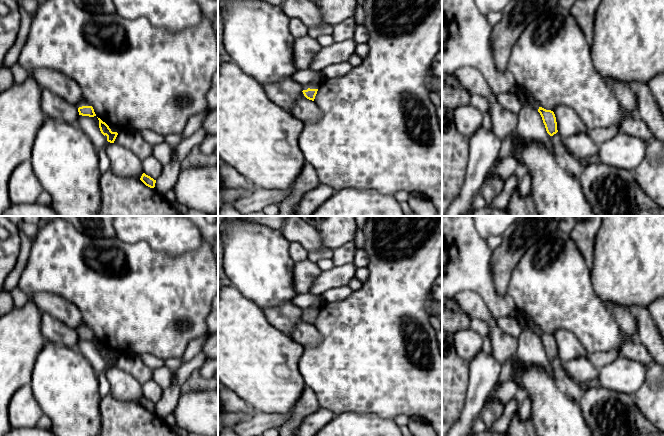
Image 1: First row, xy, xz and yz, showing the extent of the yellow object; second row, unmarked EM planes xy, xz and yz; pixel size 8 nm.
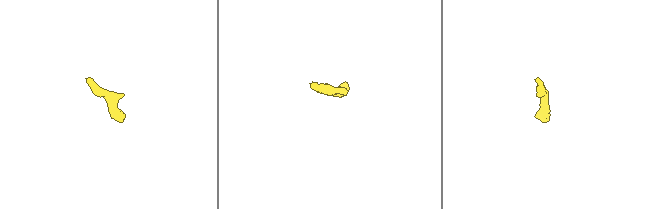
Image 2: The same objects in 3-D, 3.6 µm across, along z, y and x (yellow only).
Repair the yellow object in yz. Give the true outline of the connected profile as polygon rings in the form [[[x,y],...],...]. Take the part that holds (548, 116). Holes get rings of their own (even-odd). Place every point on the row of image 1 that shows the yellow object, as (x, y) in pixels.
[[[518,88],[518,89],[520,91],[523,102],[530,105],[540,113],[547,133],[550,136],[556,134],[558,130],[554,112],[542,108],[540,104],[535,101],[533,96],[525,88]]]

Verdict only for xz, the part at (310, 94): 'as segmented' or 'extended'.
extended

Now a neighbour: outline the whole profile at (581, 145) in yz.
[[[587,131],[563,137],[563,143],[574,157],[582,159],[598,156],[599,146],[590,138]]]

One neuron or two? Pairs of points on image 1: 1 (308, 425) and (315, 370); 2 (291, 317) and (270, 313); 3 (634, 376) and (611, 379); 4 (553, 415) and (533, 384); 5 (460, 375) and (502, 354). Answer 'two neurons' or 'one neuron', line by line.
1: two neurons
2: one neuron
3: one neuron
4: one neuron
5: two neurons

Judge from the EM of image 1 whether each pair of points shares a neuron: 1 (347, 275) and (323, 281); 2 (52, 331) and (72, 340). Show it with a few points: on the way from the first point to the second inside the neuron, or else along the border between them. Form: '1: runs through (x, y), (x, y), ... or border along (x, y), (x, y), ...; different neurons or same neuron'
1: runs through (341, 275), (329, 279); same neuron
2: runs through (57, 332), (67, 336); same neuron

